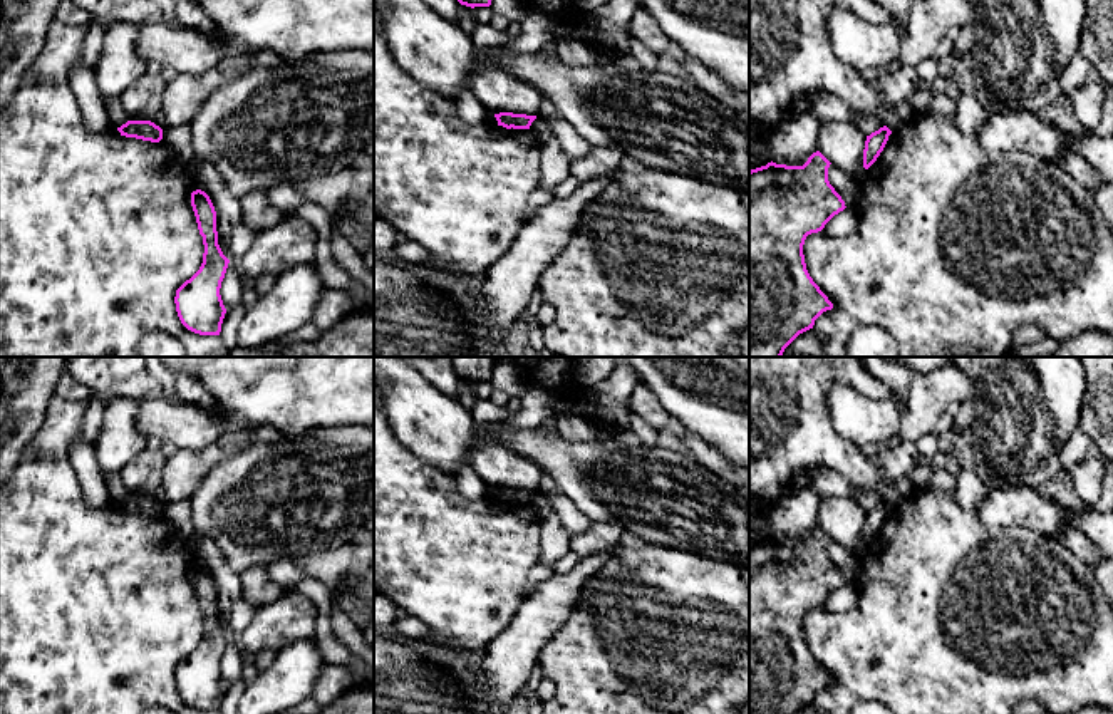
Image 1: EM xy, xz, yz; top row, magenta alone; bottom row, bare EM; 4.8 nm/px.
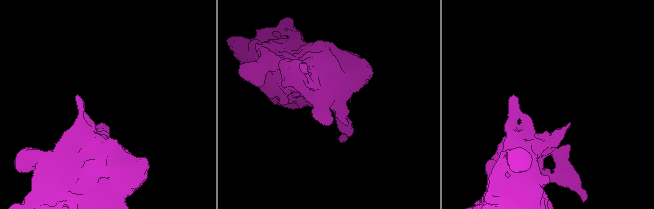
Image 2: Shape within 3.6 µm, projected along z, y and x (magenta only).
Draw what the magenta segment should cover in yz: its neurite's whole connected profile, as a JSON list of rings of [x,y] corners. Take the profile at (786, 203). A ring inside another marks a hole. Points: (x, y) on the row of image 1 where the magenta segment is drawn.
[[[813,153],[803,166],[768,163],[749,171],[749,357],[781,357],[833,303],[806,270],[803,245],[845,201],[828,181],[830,161]]]

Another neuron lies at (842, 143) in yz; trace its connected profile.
[[[833,121],[820,126],[816,147],[831,164],[862,179],[867,173],[863,168],[865,141],[867,136],[853,121]]]

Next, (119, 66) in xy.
[[[114,22],[109,25],[99,62],[94,67],[102,99],[121,97],[146,74],[148,60],[137,54],[136,39],[136,23]]]

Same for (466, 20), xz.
[[[463,5],[459,8],[459,13],[454,20],[454,23],[469,37],[473,37],[476,27],[478,27],[478,20],[474,17],[474,10],[471,7]]]

